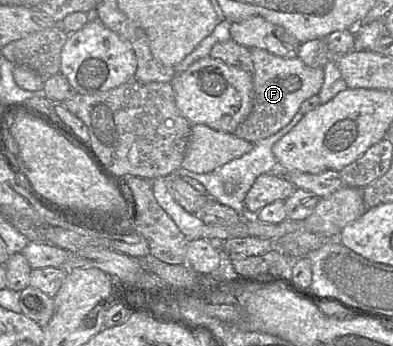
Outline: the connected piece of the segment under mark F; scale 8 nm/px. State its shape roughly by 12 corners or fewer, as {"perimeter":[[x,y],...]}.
{"perimeter":[[251,48],[252,106],[234,134],[255,143],[320,92],[323,68]]}

